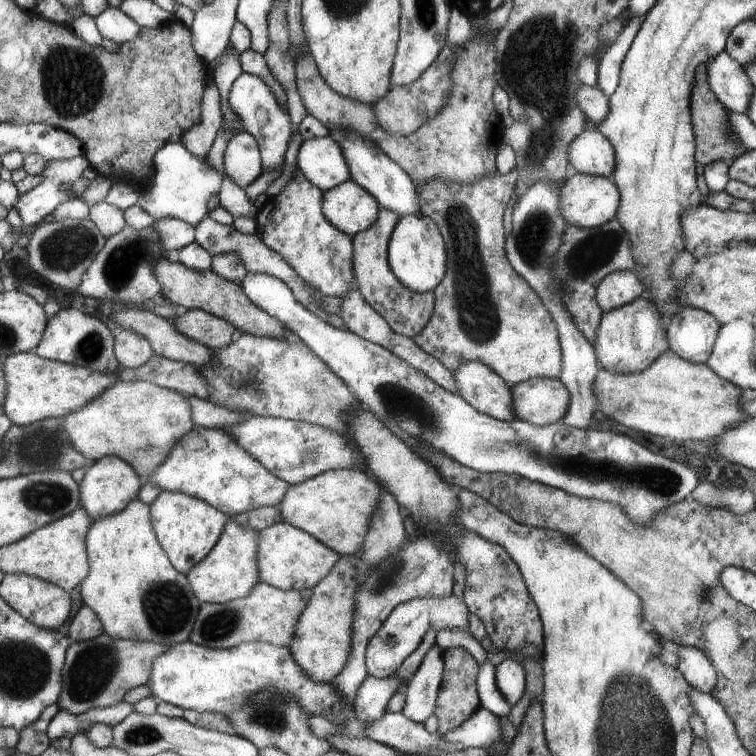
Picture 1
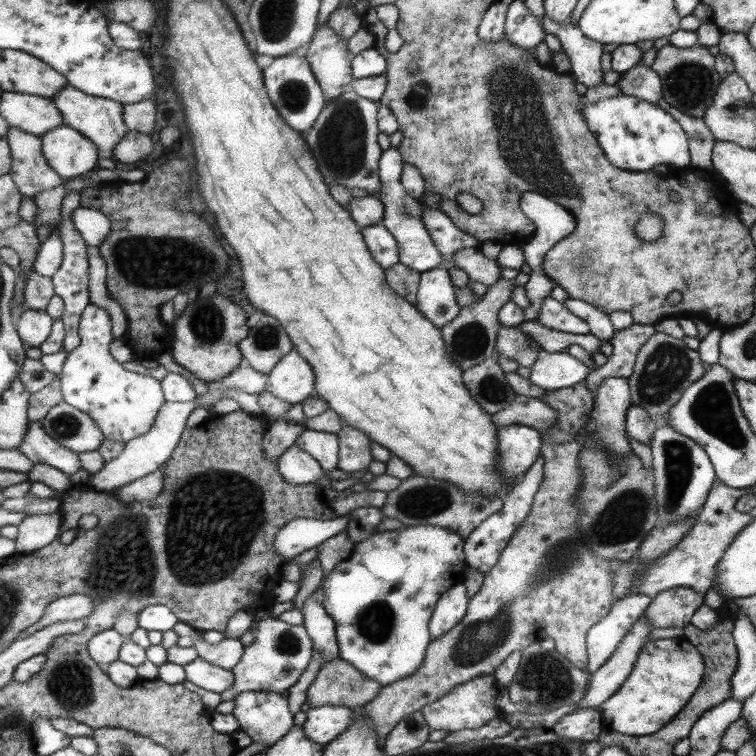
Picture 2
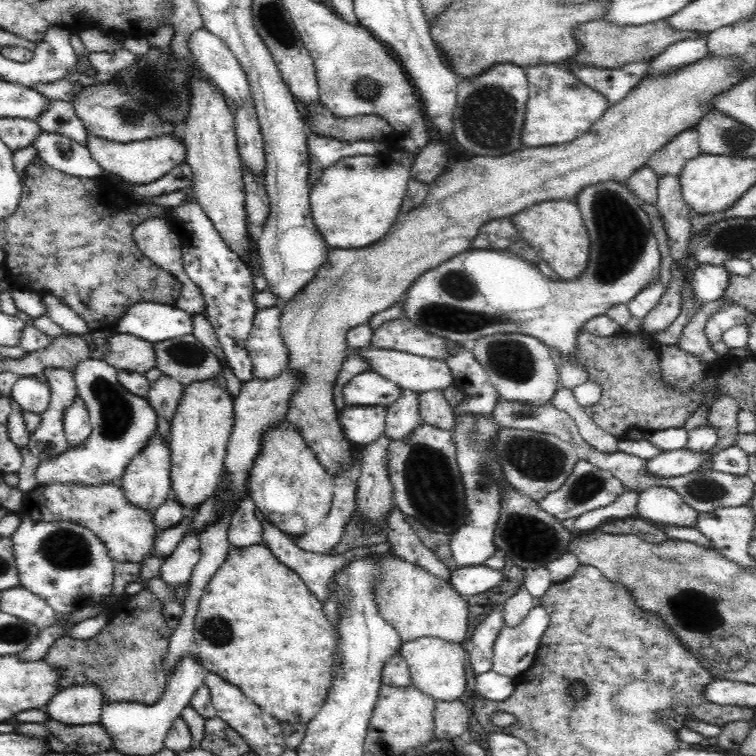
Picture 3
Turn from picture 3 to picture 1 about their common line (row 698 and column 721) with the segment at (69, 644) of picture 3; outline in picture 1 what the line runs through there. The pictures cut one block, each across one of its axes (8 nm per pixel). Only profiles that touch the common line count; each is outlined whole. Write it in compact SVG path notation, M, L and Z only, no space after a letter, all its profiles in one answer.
M703 64L697 66L694 72L694 79L692 80L690 100L692 131L695 133L695 159L696 162L703 164L703 166L707 163L712 163L714 160L722 160L729 163L743 151L747 150L747 146L750 147L748 143L730 138L730 133L728 132L729 110L724 104L721 104L721 101L709 88L706 72L707 68Z

